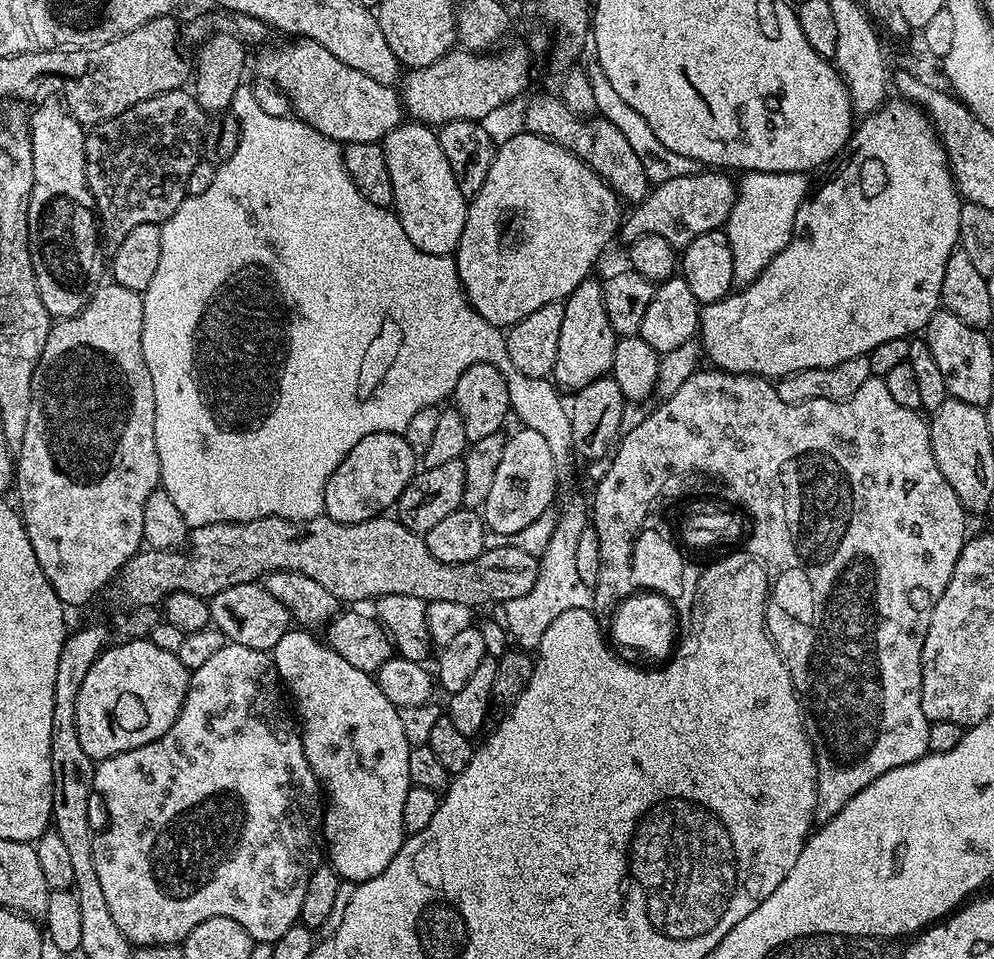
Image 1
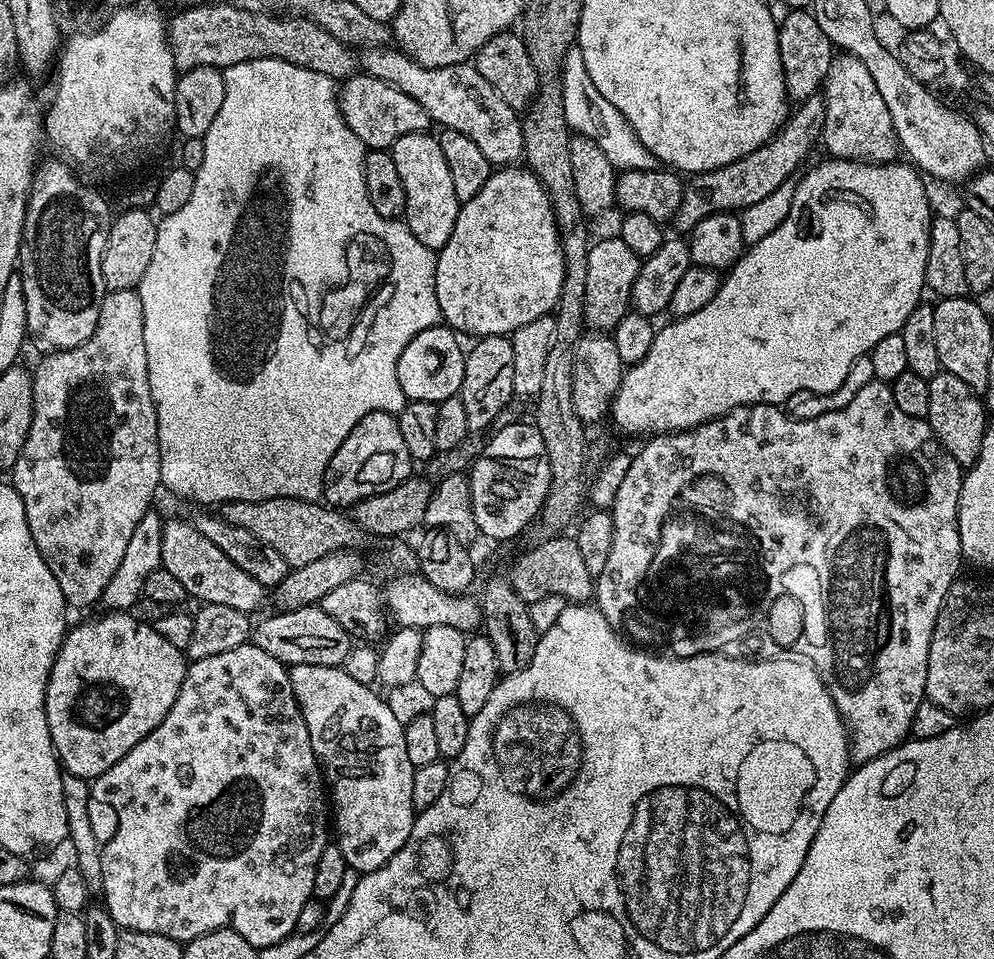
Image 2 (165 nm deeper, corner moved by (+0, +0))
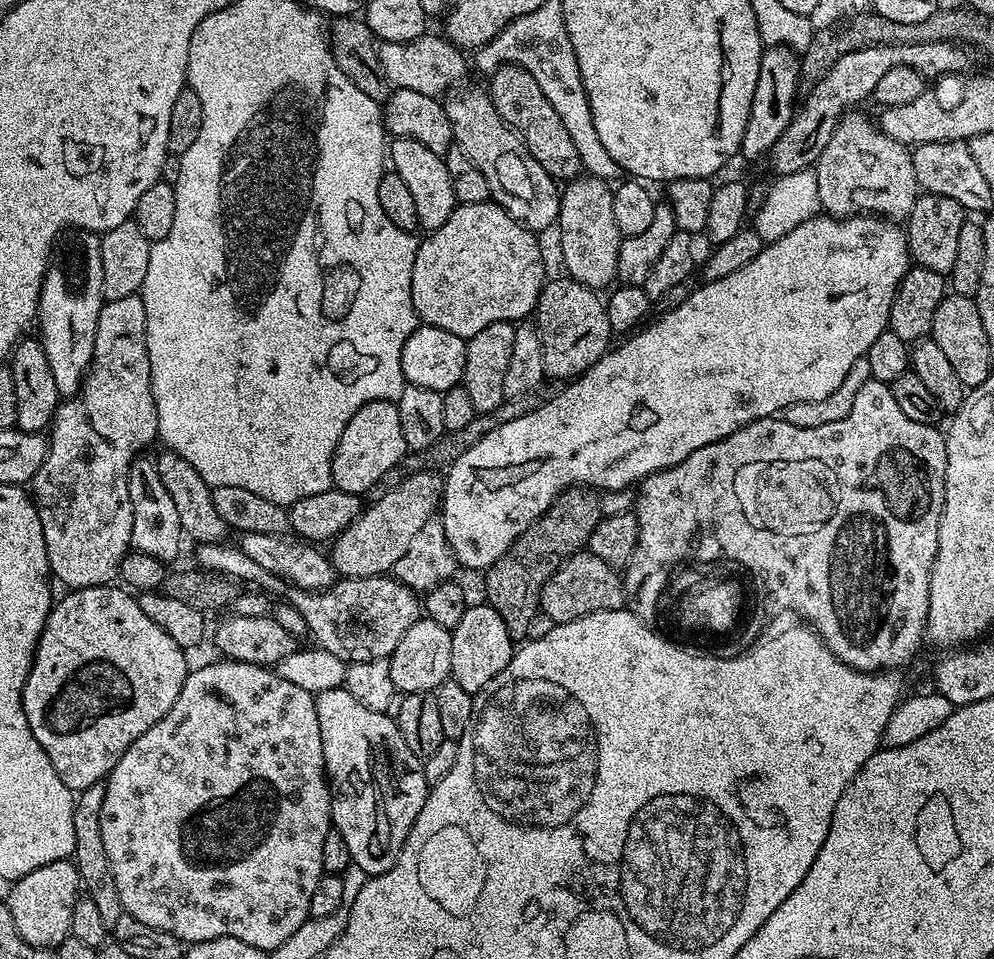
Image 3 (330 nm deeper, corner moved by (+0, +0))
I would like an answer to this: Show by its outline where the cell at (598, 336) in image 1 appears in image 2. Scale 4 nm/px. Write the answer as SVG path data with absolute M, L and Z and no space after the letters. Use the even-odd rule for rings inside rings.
M612 234L605 240L600 240L591 245L586 258L586 298L584 299L584 322L592 330L612 330L615 329L618 321L630 310L632 302L632 291L634 290L634 278L638 278L638 270L642 263L641 257L626 246L626 242L620 240L619 235Z

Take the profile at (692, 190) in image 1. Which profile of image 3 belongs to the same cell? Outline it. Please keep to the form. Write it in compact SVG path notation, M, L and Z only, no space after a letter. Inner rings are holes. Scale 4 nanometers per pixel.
M922 42L922 46L878 46L854 50L854 54L838 58L838 62L830 66L826 78L819 80L803 97L802 106L797 107L790 126L782 130L782 138L778 138L778 142L774 142L774 146L768 151L766 163L773 168L776 176L794 174L803 168L813 167L822 150L826 150L826 142L830 142L840 117L860 106L867 96L869 99L875 93L886 70L905 64L918 70L925 78L939 78L952 73L963 73L968 68L967 55L969 53L959 43Z

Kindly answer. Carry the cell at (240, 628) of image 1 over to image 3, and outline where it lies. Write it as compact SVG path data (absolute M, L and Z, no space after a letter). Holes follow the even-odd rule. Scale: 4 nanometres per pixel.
M423 471L408 474L397 488L390 489L381 500L374 501L372 508L365 507L354 523L341 536L331 541L330 559L333 569L341 577L350 579L370 578L391 573L398 558L402 558L402 554L410 550L410 542L417 537L418 530L422 530L422 526L426 526L426 522L437 515L442 504L443 490L444 480L437 473Z

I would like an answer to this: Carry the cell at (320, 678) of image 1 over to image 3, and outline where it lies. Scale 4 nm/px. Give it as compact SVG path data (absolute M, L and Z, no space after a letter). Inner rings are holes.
M347 687L335 688L334 690L326 690L325 692L319 693L319 695L316 696L316 709L318 710L318 730L322 730L324 771L328 777L328 783L332 794L333 829L338 834L342 834L347 848L350 849L352 863L357 864L362 871L367 872L369 877L375 878L381 876L386 870L390 870L390 866L394 866L394 862L398 858L402 846L408 841L410 830L414 826L414 822L418 818L418 814L422 810L422 806L428 797L430 785L426 782L423 759L416 756L414 750L410 750L410 746L406 746L406 738L402 738L400 727L396 725L395 719L393 719L388 712L370 710L370 706L362 706L362 702L358 702L358 698L354 698L354 694L350 694Z

